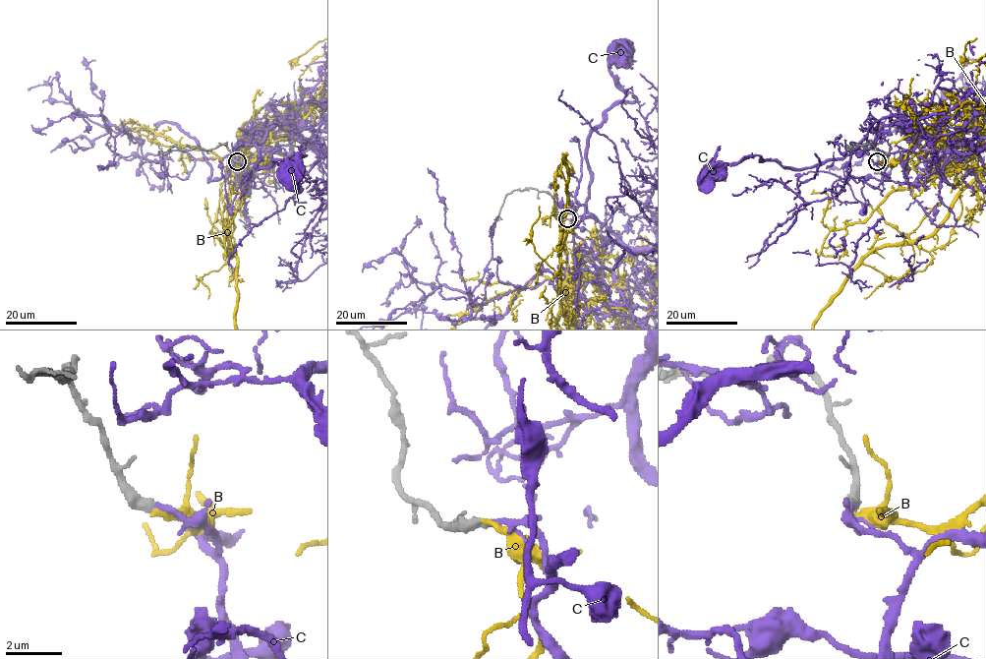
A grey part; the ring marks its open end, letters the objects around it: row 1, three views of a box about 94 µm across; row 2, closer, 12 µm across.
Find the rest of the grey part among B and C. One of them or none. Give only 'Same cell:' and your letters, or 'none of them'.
Same cell: C

